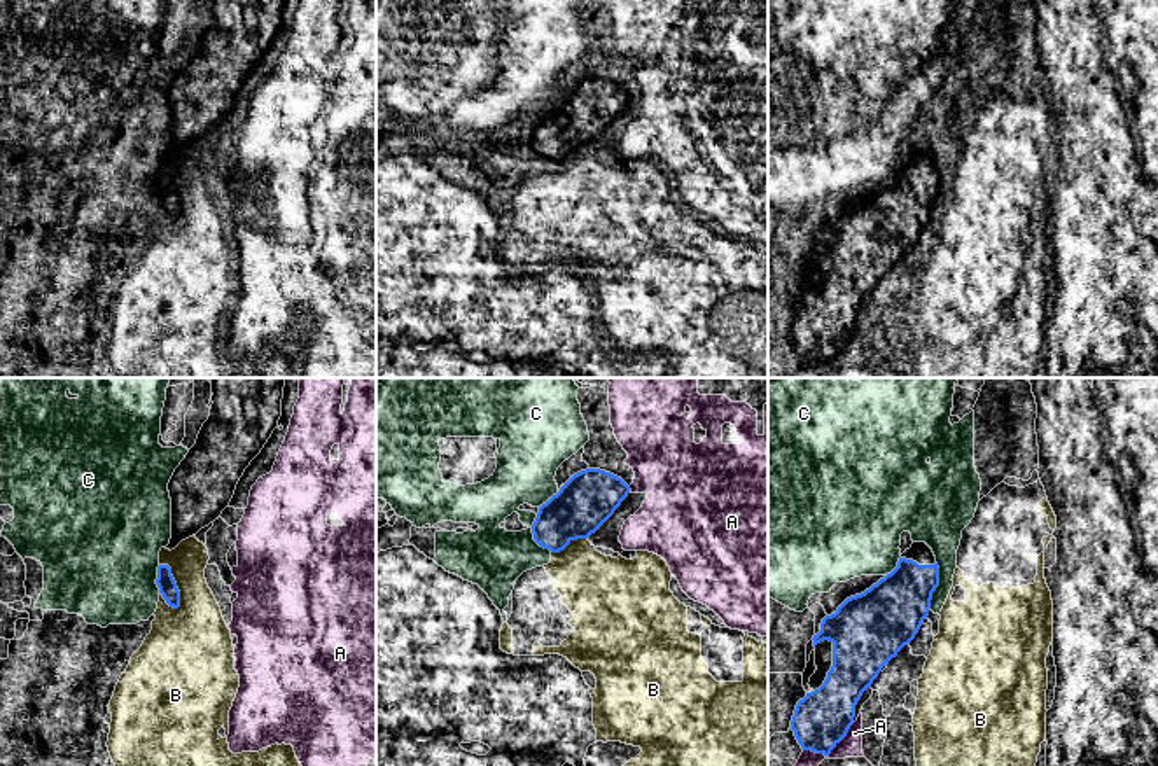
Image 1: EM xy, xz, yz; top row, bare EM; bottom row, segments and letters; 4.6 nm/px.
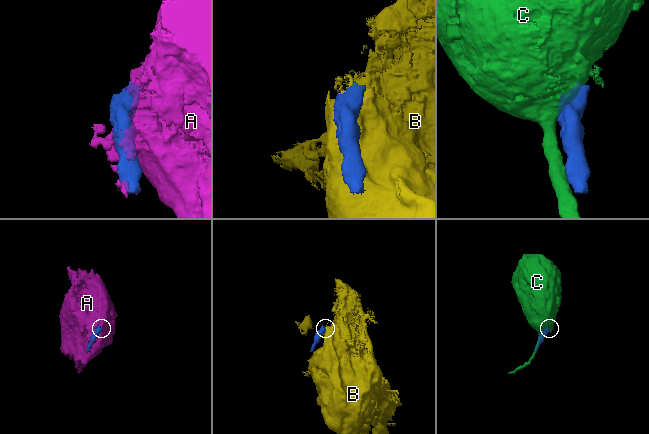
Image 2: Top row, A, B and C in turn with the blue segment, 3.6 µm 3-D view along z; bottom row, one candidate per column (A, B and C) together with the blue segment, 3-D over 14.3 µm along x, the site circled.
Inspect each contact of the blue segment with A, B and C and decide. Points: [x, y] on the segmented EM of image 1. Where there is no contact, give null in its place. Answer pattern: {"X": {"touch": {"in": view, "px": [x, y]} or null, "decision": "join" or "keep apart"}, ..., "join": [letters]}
{"A": {"touch": {"in": "yz", "px": [831, 749]}, "decision": "keep apart"}, "B": {"touch": {"in": "xy", "px": [175, 584]}, "decision": "keep apart"}, "C": {"touch": {"in": "yz", "px": [938, 584]}, "decision": "keep apart"}, "join": []}

